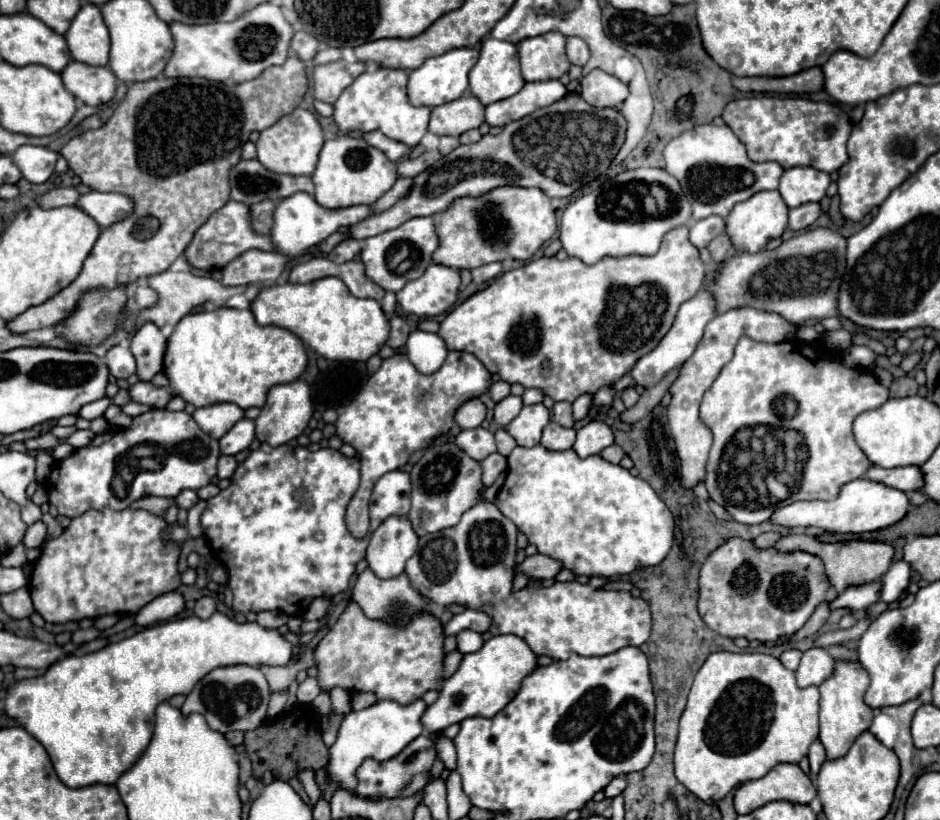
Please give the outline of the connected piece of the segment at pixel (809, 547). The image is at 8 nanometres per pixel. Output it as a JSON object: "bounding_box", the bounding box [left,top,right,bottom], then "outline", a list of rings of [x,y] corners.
{"bounding_box":[776,535,894,595],"outline":[[[790,535],[782,537],[776,545],[778,551],[806,551],[810,555],[816,555],[824,563],[824,571],[828,575],[830,587],[836,591],[836,595],[844,593],[848,587],[856,585],[866,585],[882,579],[882,575],[888,571],[892,563],[894,549],[888,543],[878,543],[878,541],[848,541],[848,543],[820,543],[814,537],[808,535]]]}

